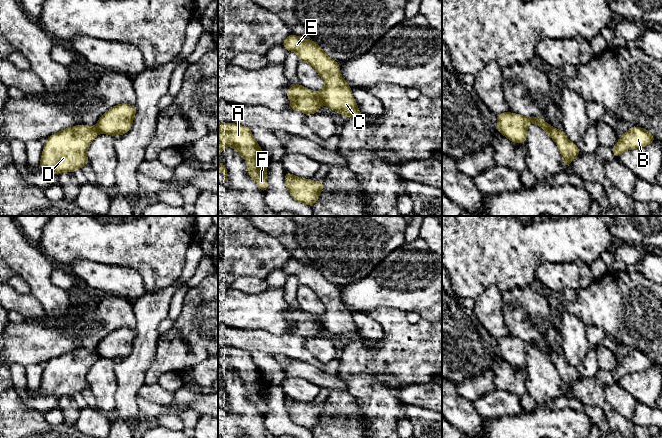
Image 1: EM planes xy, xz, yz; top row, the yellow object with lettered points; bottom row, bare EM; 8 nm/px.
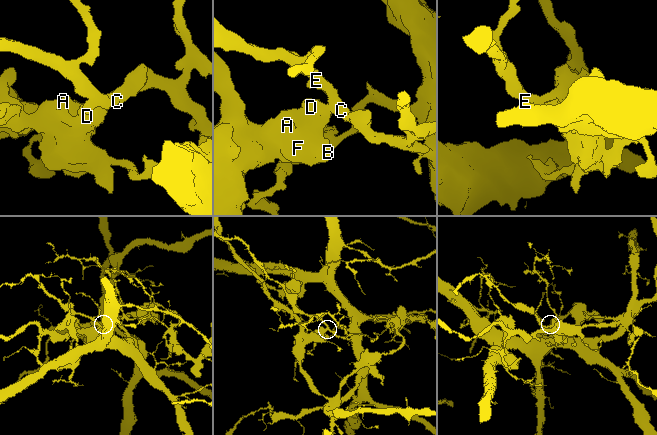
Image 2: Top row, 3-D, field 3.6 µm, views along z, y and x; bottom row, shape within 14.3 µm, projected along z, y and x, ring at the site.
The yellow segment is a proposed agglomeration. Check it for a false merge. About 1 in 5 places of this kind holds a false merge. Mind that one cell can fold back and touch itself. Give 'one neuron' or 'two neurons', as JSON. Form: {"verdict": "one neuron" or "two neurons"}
{"verdict": "two neurons"}

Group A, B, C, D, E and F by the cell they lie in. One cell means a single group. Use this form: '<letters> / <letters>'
A B D F / C E

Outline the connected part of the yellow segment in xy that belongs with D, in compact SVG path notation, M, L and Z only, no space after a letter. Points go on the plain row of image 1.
M76 349L51 359L43 370L41 393L61 398L73 397L89 388L86 376L100 356L94 351Z

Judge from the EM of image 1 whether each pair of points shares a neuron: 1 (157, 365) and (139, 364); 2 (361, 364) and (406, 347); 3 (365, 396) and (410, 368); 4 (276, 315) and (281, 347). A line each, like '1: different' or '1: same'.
1: different
2: same
3: same
4: different

